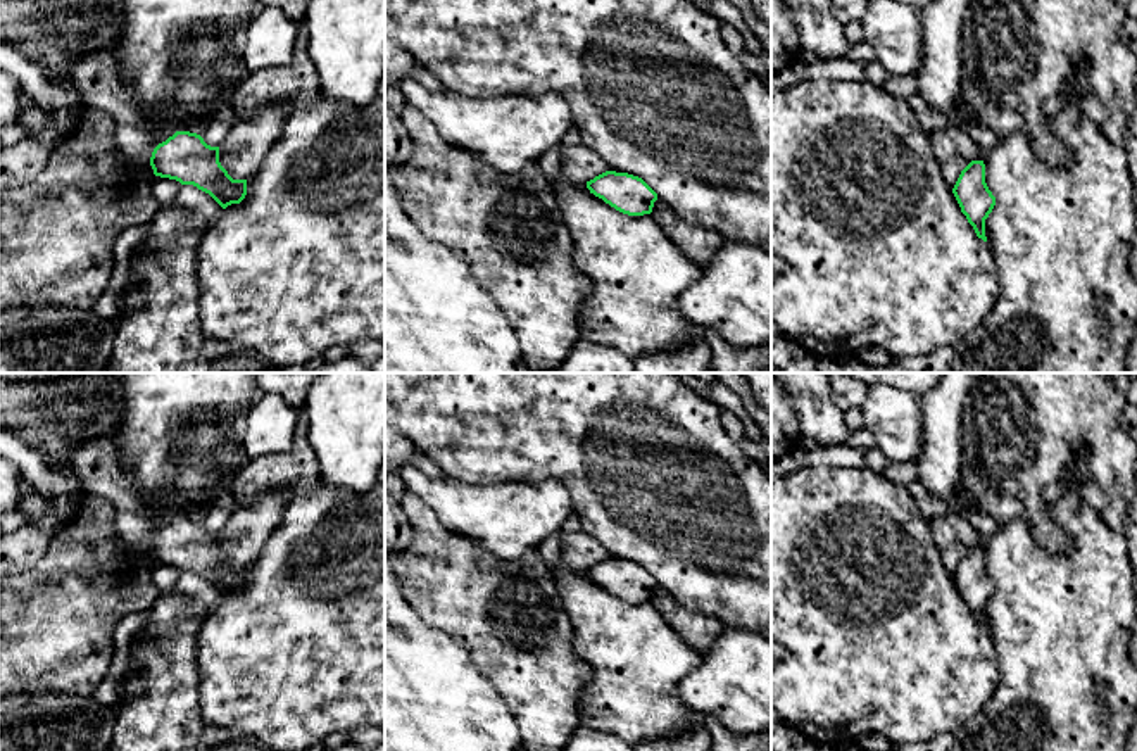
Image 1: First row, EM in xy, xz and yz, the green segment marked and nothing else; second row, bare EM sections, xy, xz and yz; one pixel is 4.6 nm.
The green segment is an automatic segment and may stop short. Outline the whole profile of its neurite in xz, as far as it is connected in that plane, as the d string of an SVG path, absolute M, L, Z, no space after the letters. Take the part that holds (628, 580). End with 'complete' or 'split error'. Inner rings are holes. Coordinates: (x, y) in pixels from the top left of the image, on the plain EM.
M606 558L587 568L595 584L628 603L650 601L657 580L638 563Z | complete

